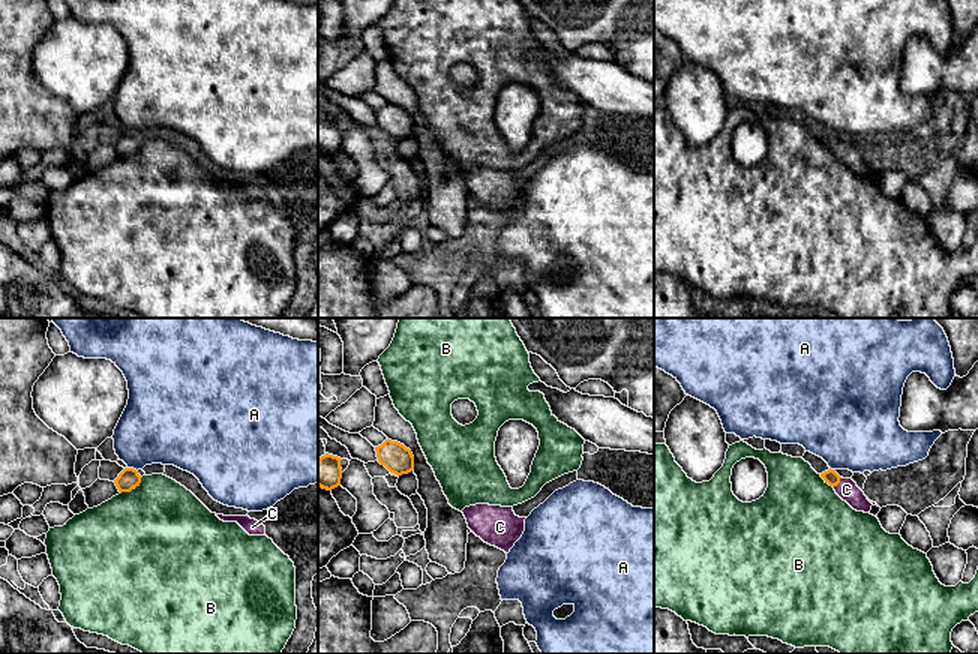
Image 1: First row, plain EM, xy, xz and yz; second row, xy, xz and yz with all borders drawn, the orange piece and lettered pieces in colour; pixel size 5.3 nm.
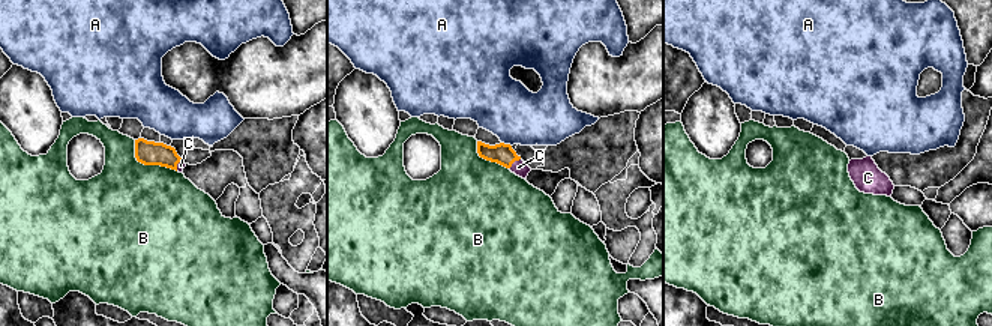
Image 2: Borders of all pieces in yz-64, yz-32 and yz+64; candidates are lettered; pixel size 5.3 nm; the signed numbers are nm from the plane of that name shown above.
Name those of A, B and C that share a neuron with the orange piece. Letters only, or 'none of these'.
C

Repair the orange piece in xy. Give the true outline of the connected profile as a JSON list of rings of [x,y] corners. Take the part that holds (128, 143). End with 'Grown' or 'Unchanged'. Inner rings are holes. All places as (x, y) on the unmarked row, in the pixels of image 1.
[[[124,132],[118,141],[114,144],[118,156],[130,156],[134,152],[140,150],[141,140],[134,132]]]. Unchanged

